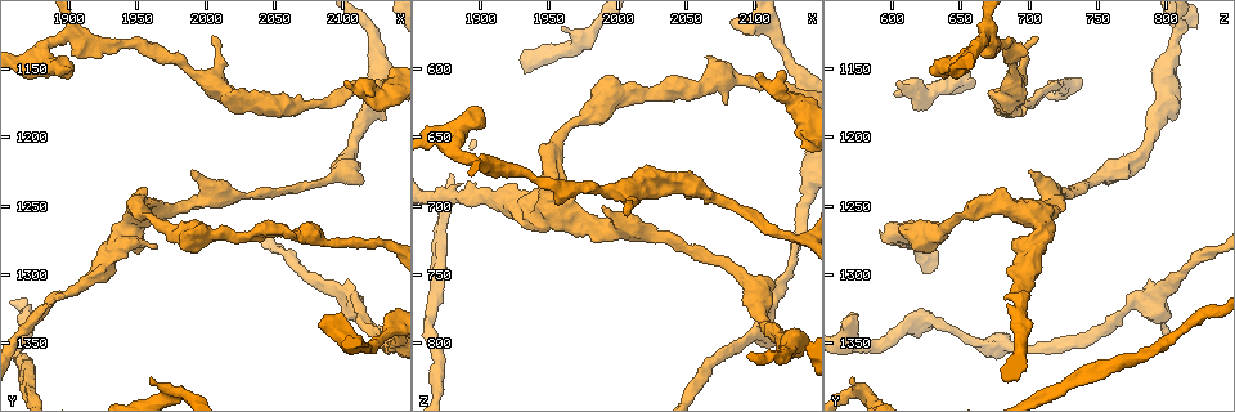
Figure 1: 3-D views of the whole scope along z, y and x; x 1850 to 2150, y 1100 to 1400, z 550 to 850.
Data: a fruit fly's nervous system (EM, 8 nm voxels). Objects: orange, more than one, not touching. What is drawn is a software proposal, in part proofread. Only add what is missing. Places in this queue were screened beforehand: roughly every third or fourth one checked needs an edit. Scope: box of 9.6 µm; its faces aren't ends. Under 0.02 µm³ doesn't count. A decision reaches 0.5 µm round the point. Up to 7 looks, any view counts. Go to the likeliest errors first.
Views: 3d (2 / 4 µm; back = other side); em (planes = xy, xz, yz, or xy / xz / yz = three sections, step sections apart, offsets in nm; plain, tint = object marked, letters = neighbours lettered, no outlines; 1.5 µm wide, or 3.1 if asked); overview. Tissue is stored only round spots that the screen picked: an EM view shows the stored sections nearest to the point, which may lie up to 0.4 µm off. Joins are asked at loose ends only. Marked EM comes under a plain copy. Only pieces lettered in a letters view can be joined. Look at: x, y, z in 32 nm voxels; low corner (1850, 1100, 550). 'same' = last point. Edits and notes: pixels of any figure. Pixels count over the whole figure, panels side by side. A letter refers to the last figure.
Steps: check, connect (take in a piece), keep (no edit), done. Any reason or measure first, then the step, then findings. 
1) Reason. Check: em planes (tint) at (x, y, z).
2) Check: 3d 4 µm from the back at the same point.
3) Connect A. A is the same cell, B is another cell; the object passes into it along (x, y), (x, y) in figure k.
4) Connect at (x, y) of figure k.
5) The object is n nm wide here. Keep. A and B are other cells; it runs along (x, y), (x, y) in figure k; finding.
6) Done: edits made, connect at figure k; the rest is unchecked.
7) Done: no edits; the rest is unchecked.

Branch stops here. Check: em planes (letters) at (2102, 1158, 606).

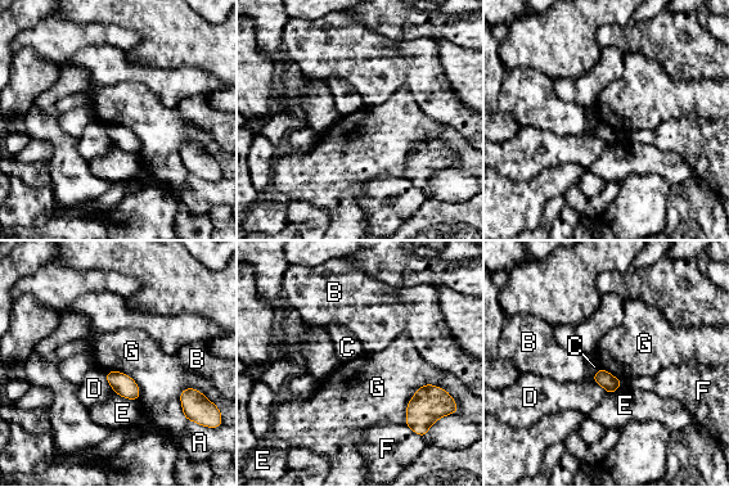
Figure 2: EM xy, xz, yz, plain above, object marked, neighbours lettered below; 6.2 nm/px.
The longest contact is with G, 280 nm. Keep. A, B, C, D, E, F and G are other cells; none of them fits.

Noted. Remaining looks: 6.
Branch stops here. Check: 3d 2 µm from the back at (1958, 1376, 574).

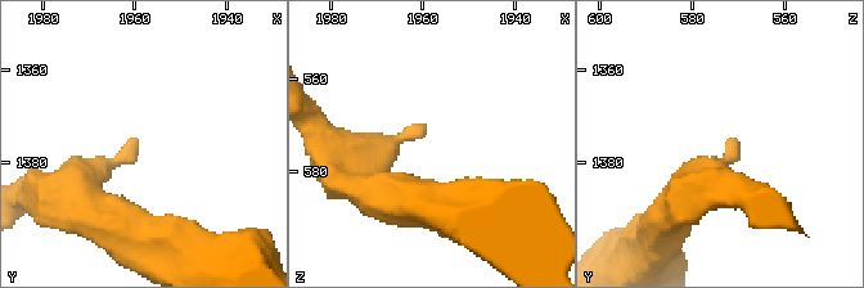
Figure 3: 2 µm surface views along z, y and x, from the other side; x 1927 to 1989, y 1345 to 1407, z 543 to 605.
Need the tissue. Check: em xz step 8 (tint) at (1959, 1375, 572).

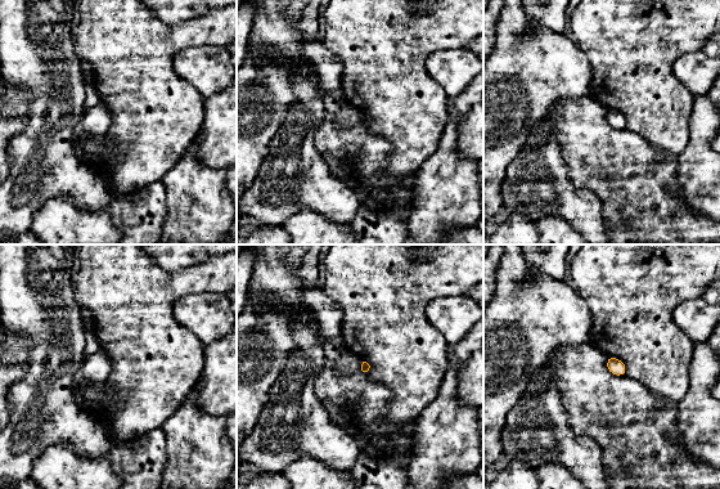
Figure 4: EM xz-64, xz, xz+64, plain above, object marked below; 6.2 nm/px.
Check: em planes (letters) at the same point.

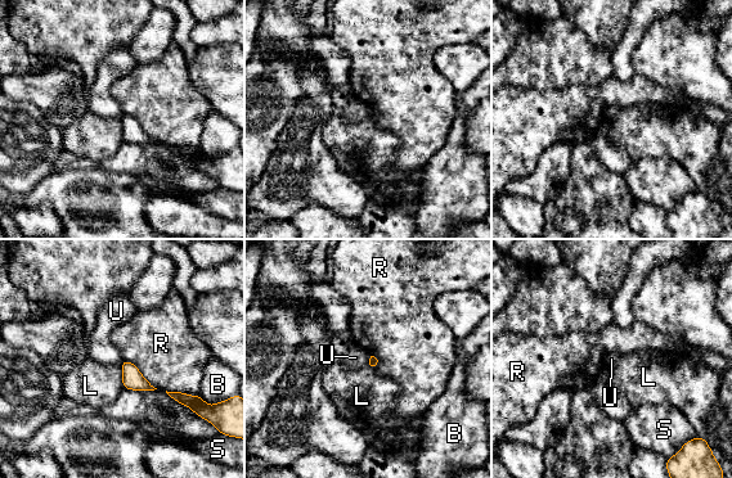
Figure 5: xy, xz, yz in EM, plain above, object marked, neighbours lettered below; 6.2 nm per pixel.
Keep. B, L, R, S and U are other cells; a border runs along (121, 362), (121, 383), (124, 388) in figure 5; no lettered piece goes on from it.

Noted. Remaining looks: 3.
Free end. Check: 3d 2 µm at (2130, 1344, 800).

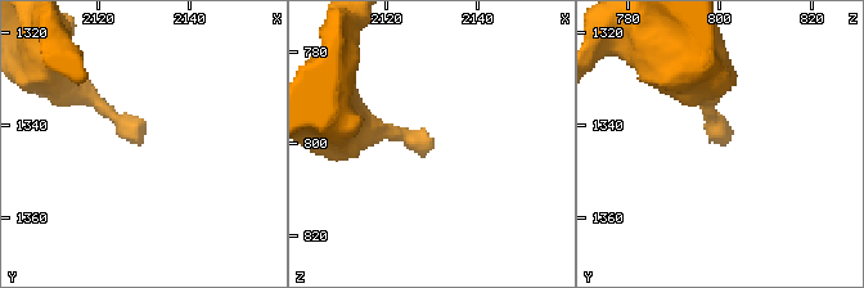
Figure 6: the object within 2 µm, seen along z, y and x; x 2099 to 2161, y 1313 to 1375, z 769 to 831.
Need the tissue. Check: em planes (letters) at (2130, 1343, 798).

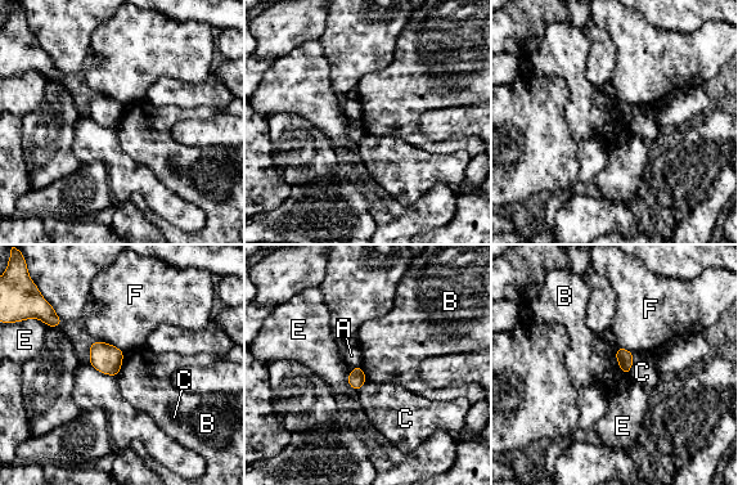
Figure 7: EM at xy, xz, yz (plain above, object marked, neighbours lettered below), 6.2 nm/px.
Keep. A, B, C, E and F are other cells; a border runs along (615, 350), (617, 364), (626, 376) in figure 7; none of them fits.

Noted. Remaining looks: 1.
Done: no edits; the rest is unchecked.

